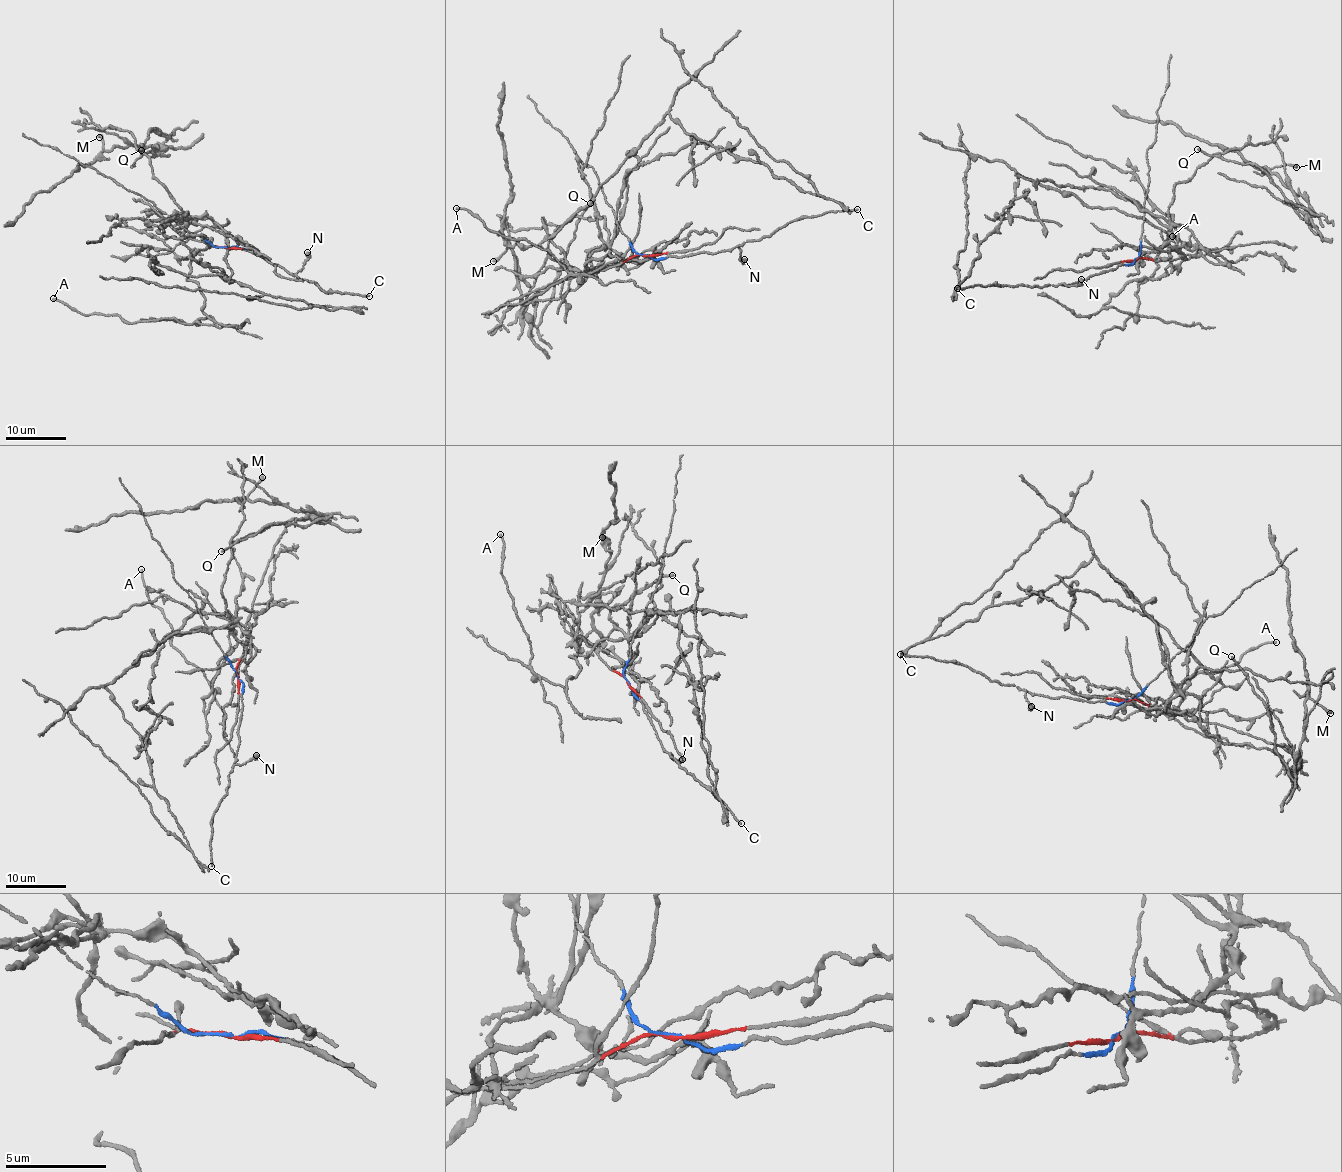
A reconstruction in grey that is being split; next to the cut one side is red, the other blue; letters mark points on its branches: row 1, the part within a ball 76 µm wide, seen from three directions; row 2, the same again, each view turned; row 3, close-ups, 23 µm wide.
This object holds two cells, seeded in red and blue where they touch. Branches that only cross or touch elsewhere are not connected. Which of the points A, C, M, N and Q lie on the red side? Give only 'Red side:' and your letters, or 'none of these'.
Red side: A, M, Q

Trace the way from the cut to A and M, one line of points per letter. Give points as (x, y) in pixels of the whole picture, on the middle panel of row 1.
A: (644, 254), (585, 277), (588, 254), (605, 246), (586, 269), (615, 260), (578, 274), (456, 209)
M: (644, 254), (585, 277), (588, 254), (609, 237), (602, 217), (580, 216), (536, 327), (513, 253), (493, 261)

